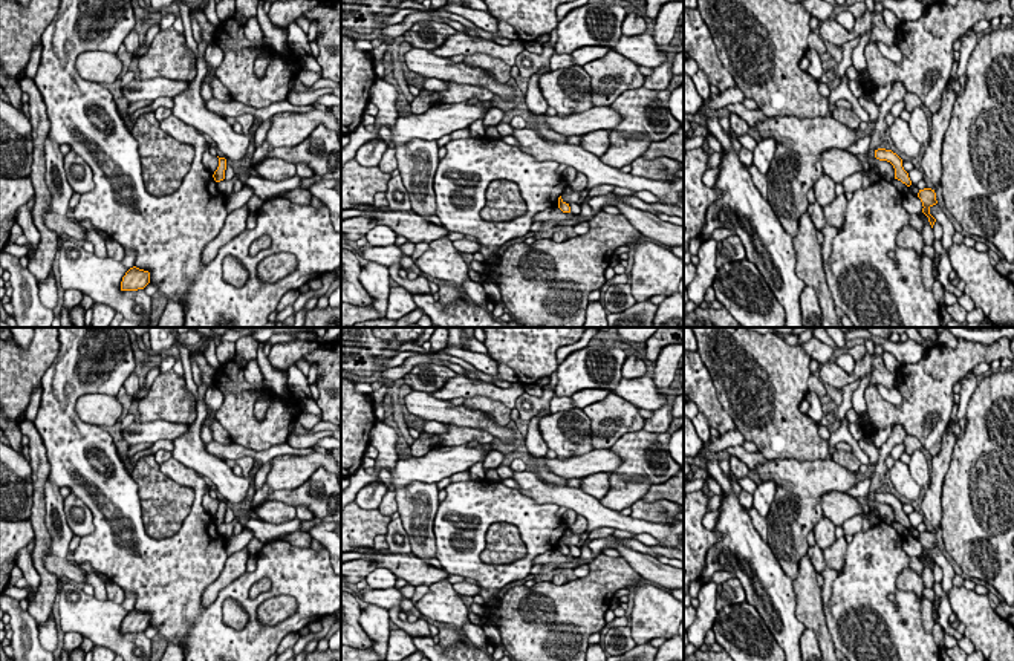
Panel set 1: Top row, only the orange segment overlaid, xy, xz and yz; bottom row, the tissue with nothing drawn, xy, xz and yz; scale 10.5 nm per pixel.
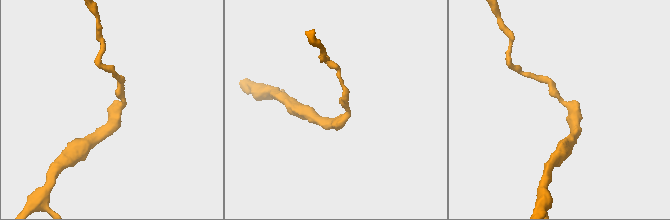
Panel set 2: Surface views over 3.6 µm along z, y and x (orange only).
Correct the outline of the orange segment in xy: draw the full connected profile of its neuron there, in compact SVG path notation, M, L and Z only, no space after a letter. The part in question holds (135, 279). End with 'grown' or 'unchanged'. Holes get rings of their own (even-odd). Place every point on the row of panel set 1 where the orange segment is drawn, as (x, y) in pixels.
M133 266L122 277L121 291L144 289L148 283L150 283L150 272Z | unchanged

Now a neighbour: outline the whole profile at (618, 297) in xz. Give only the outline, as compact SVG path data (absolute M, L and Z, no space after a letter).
M630 283L607 286L603 297L603 306L607 314L619 314L636 303L632 295Z

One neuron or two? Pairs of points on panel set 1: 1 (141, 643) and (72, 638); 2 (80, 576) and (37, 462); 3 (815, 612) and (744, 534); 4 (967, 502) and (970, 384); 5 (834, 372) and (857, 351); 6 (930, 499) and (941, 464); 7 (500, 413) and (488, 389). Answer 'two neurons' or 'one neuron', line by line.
1: two neurons
2: two neurons
3: two neurons
4: two neurons
5: two neurons
6: one neuron
7: two neurons

